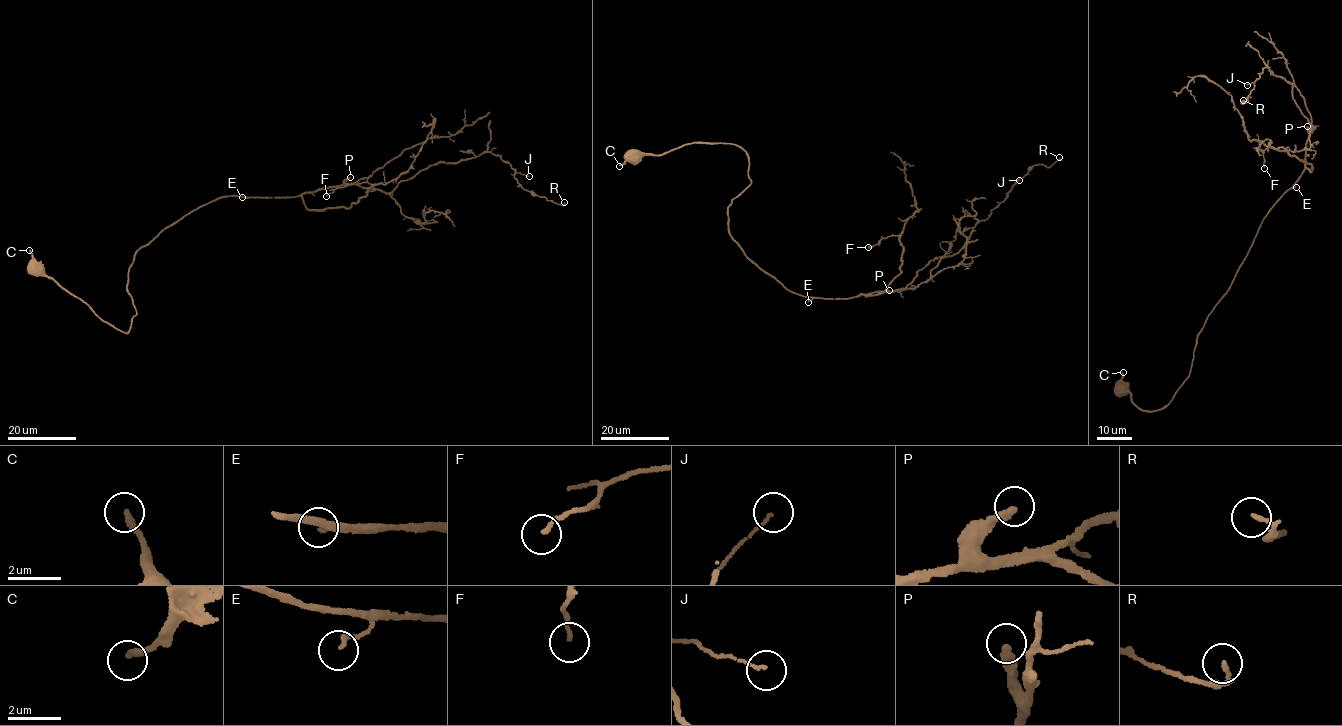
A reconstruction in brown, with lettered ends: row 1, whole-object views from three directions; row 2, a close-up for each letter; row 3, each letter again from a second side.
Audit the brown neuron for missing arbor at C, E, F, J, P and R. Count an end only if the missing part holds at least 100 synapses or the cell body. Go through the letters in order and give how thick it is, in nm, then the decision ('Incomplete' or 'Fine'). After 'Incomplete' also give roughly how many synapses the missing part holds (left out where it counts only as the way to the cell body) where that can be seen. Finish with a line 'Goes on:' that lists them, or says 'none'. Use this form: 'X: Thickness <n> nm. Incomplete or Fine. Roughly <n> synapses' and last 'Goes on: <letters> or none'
C: Thickness 240 nm. Fine
E: Thickness 140 nm. Fine
F: Thickness 130 nm. Fine
J: Thickness 100 nm. Fine
P: Thickness 280 nm. Incomplete. Roughly 400 synapses
R: Thickness 130 nm. Fine
Goes on: P

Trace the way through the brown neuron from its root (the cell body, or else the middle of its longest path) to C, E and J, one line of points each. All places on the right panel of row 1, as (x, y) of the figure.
C: (1124, 389), (1126, 383), (1122, 380), (1123, 372)
E: (1124, 389), (1144, 410), (1162, 409), (1171, 400), (1189, 376), (1197, 335), (1226, 293), (1264, 217), (1296, 187)
J: (1124, 389), (1144, 410), (1171, 400), (1264, 217), (1306, 169), (1315, 126), (1293, 85), (1269, 66), (1247, 85)

